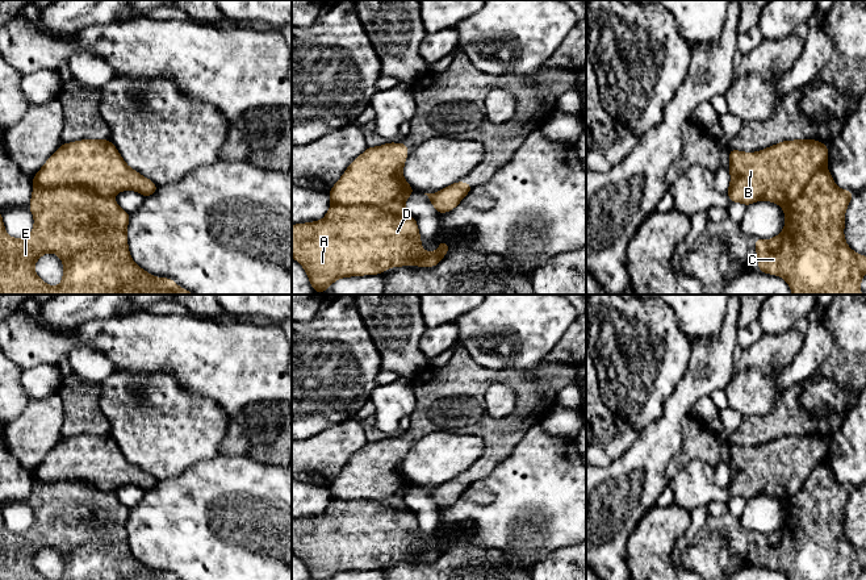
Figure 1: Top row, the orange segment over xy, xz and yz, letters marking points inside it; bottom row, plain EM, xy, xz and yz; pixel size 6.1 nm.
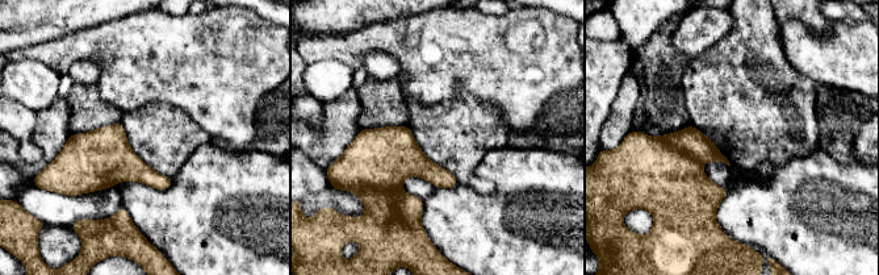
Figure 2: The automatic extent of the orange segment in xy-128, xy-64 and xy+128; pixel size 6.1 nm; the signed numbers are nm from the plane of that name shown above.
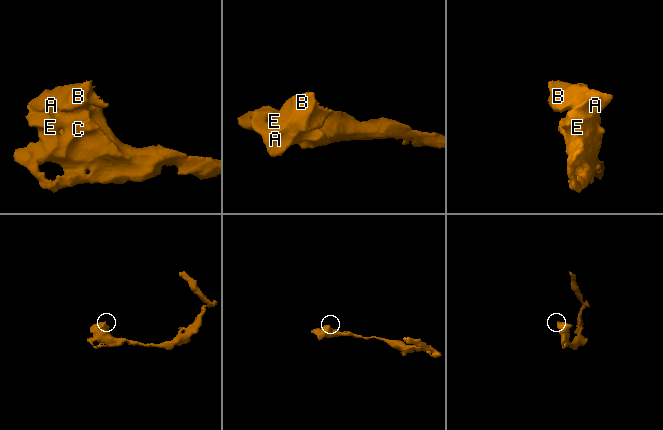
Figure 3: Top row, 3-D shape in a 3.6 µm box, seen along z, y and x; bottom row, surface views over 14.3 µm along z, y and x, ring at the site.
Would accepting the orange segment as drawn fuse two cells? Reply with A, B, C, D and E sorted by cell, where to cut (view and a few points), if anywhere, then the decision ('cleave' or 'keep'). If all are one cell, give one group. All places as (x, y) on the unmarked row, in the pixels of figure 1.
A C D E / B | xy (33, 475), (44, 482), (83, 482), (103, 491), (112, 491) | cleave

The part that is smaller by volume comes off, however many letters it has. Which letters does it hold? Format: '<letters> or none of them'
B

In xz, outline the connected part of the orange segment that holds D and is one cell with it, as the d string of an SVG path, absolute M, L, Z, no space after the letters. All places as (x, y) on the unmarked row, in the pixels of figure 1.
M331 498L323 514L292 520L292 551L305 563L311 580L331 580L348 571L378 569L390 562L435 562L448 542L442 534L436 546L423 546L413 510L372 501Z

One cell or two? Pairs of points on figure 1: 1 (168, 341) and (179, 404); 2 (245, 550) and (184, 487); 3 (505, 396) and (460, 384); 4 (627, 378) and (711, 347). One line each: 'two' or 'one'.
1: two
2: one
3: two
4: two

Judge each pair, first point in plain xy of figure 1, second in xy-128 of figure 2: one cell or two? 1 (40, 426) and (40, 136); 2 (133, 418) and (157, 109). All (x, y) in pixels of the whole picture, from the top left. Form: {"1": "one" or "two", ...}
{"1": "one", "2": "one"}

